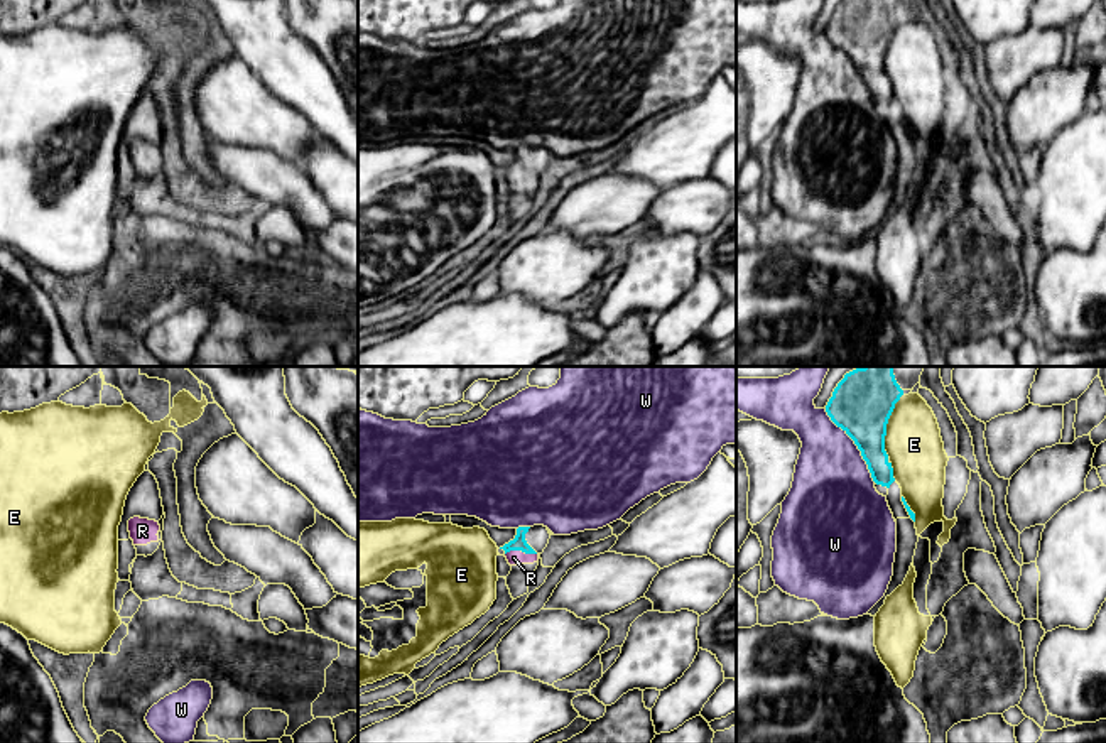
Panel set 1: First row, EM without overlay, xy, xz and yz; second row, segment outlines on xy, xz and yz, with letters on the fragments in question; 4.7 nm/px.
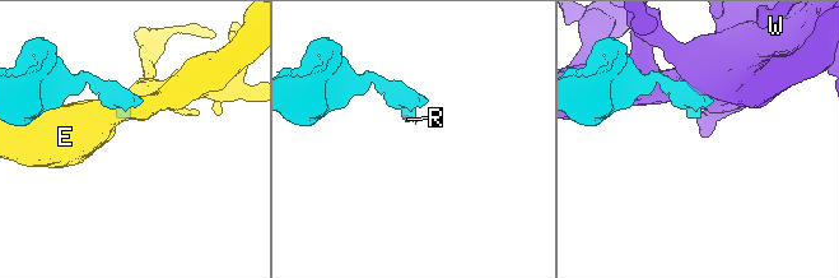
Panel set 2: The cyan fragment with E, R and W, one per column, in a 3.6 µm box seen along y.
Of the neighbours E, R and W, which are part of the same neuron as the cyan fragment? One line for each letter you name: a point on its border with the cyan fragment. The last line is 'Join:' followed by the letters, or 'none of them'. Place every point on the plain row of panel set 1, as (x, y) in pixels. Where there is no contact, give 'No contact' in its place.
R: Touches cyan at xz (520, 171)
Join: R

